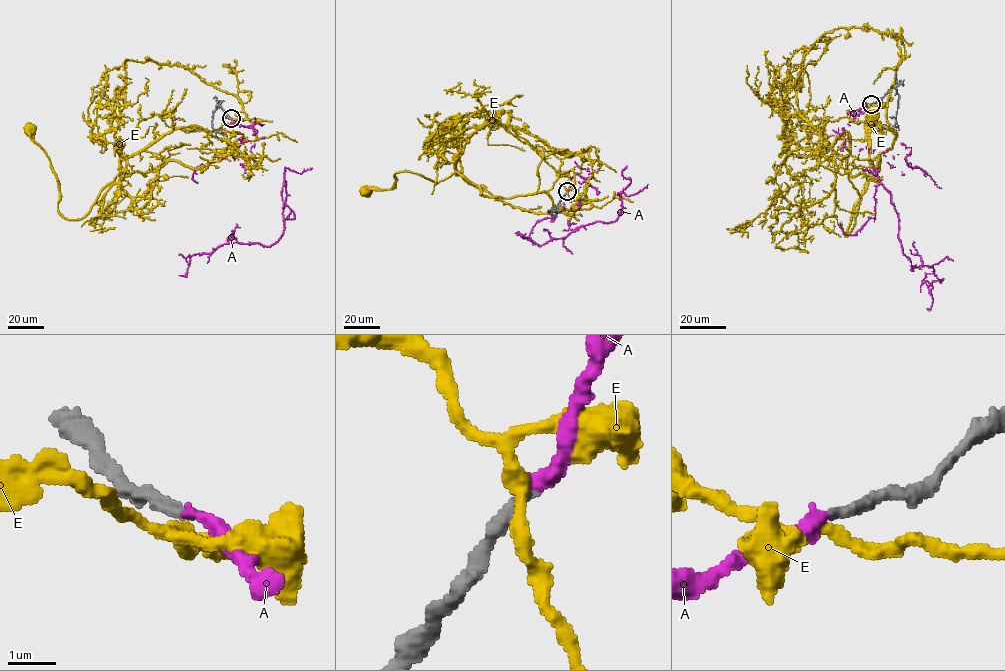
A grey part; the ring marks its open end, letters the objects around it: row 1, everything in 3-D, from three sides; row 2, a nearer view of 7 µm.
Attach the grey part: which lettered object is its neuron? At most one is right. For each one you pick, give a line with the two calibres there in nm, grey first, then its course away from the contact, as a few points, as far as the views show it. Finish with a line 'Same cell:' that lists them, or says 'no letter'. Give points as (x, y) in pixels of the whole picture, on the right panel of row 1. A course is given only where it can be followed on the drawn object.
A: 280/320 nm | via (871, 103), (849, 112), (890, 194), (903, 253), (912, 271), (930, 267), (943, 279), (932, 282), (926, 308)
Same cell: A

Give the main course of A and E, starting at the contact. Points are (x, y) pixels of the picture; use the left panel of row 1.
A: (231, 118), (253, 127), (284, 167), (283, 233), (269, 246), (233, 242), (194, 254), (186, 276), (178, 275)
E: (231, 119), (248, 119), (256, 138), (196, 168), (121, 170), (74, 219), (58, 211), (56, 177), (30, 130)

